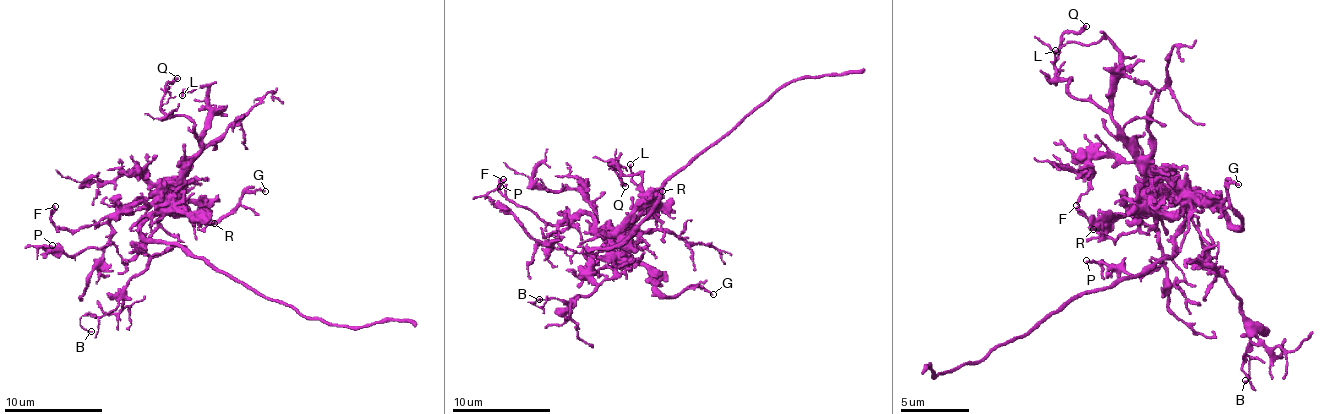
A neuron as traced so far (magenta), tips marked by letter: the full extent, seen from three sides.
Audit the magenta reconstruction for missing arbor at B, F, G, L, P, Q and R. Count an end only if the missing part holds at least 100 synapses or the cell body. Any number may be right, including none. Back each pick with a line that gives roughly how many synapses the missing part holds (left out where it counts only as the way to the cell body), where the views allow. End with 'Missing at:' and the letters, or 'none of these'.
Missing at: none of these

